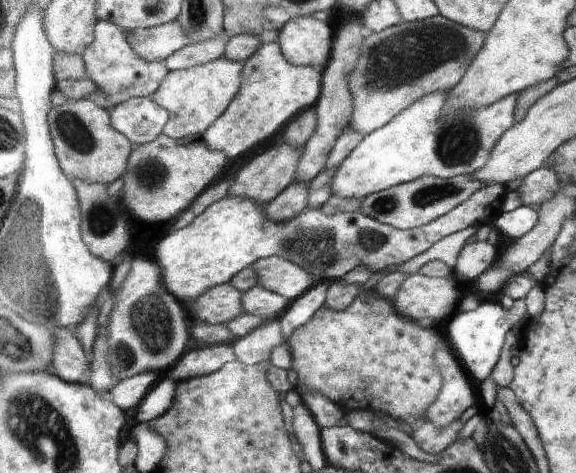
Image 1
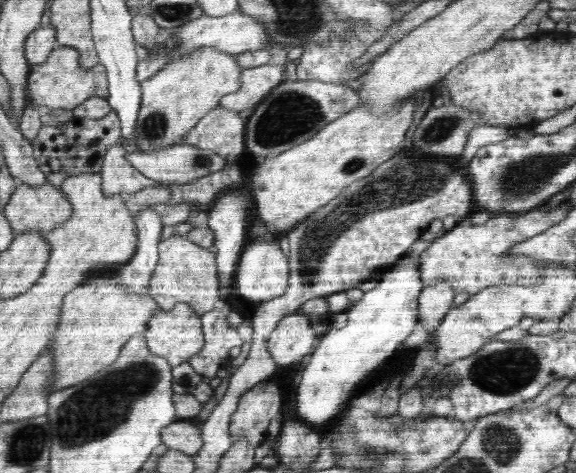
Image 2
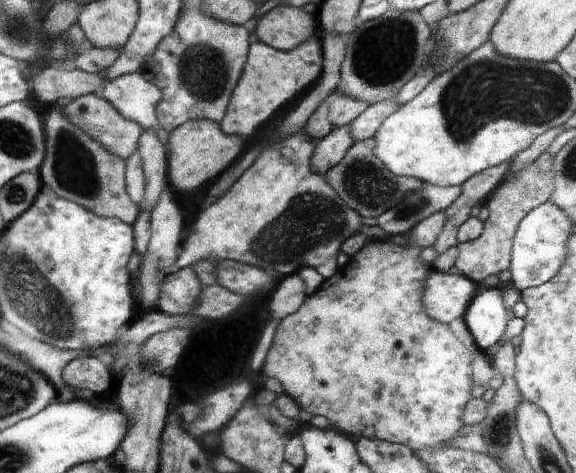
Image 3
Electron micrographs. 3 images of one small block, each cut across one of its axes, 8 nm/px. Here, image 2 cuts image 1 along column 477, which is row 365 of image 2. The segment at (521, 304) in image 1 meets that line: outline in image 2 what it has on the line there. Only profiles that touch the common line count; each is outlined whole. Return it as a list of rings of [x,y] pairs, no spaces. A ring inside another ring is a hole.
[[[408,254],[402,256],[386,269],[385,272],[388,274],[382,275],[384,278],[377,283],[378,286],[374,290],[365,292],[363,298],[346,311],[348,316],[346,326],[338,329],[338,332],[332,332],[332,329],[329,329],[321,337],[318,346],[314,348],[314,352],[310,356],[310,362],[297,378],[299,381],[296,392],[298,417],[304,417],[306,423],[314,423],[314,426],[324,428],[325,422],[338,414],[338,409],[341,409],[341,406],[348,402],[350,397],[357,395],[360,385],[372,376],[372,372],[376,372],[384,364],[384,360],[391,360],[396,355],[419,320],[418,298],[426,284],[422,282],[418,266],[420,266],[420,261],[410,259]]]

